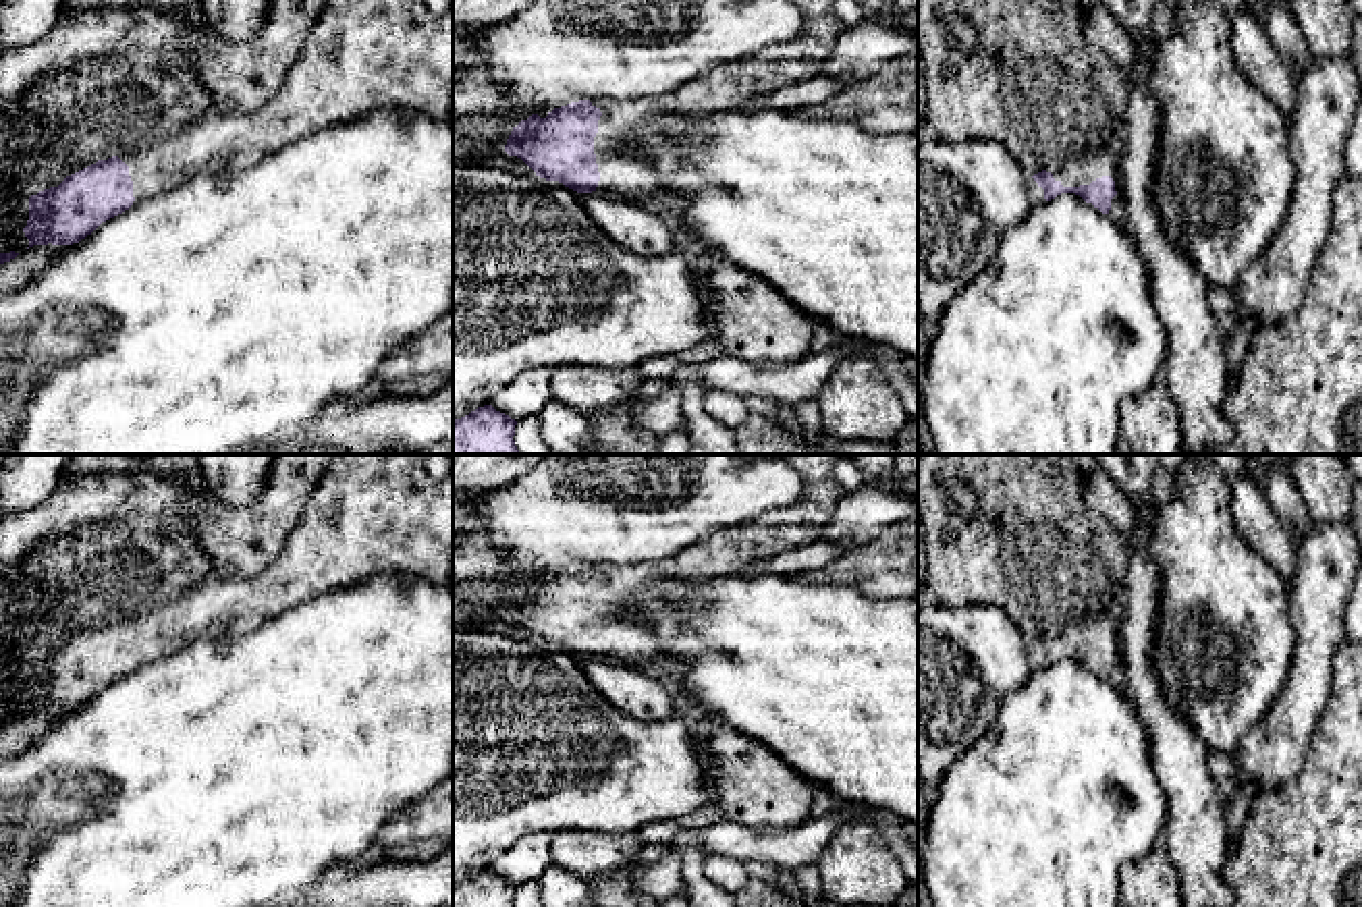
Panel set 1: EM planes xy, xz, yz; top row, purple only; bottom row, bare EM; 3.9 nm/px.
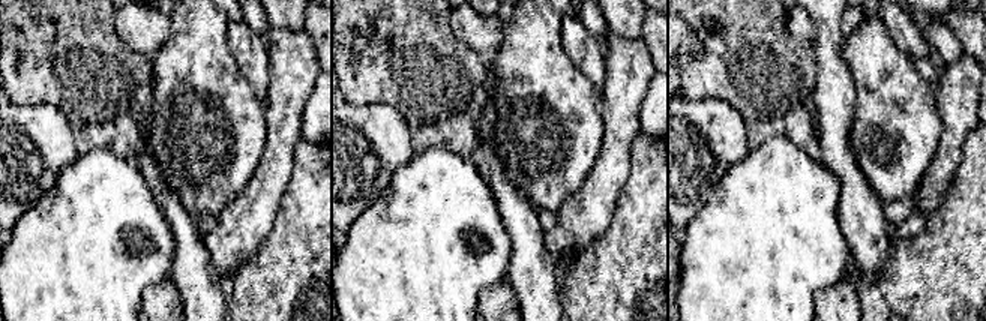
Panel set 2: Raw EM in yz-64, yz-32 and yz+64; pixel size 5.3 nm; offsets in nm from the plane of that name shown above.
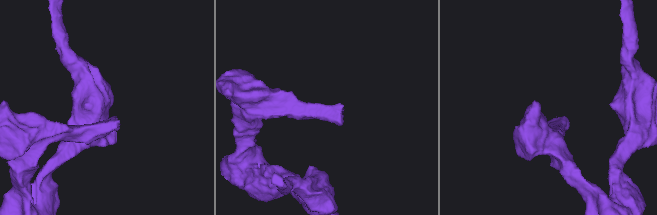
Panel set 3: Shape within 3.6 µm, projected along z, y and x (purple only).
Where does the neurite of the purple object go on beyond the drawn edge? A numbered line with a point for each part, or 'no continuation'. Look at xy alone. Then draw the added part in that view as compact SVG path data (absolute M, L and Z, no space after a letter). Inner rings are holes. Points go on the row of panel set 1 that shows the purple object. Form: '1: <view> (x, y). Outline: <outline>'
1: xy (362, 55). Outline: M328 0L282 87L262 108L222 114L214 106L185 131L118 158L129 166L135 201L174 189L199 174L220 174L241 152L272 154L316 131L374 110L451 116L453 12L436 17L426 0Z

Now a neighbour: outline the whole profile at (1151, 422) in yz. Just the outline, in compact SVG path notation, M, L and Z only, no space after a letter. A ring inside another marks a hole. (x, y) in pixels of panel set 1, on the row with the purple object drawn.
M1163 372L1152 388L1123 398L1121 440L1134 455L1181 455L1181 413Z

